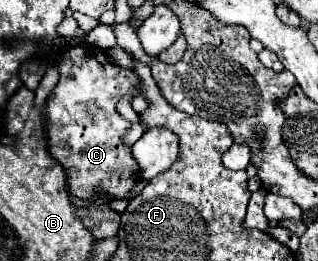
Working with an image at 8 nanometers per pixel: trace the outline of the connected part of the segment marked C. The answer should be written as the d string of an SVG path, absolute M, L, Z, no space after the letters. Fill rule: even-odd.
M75 45L67 47L59 55L59 83L47 97L47 135L51 155L65 167L69 179L69 193L79 199L91 199L97 191L105 191L115 199L131 199L131 189L139 181L139 167L131 155L131 147L123 143L123 135L129 131L131 123L119 115L117 101L135 91L143 93L141 77L131 71L115 65L109 55L97 51L93 45Z

